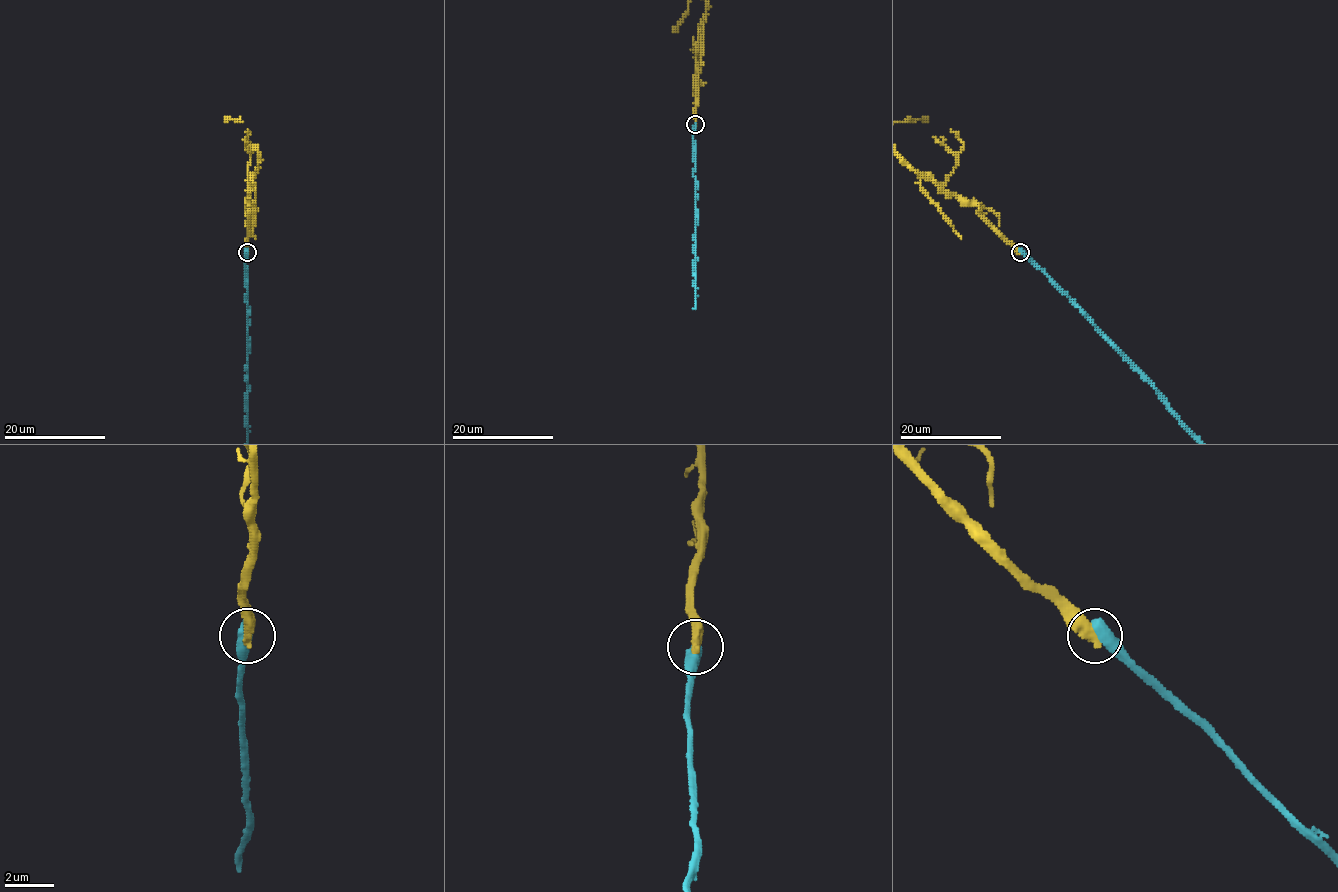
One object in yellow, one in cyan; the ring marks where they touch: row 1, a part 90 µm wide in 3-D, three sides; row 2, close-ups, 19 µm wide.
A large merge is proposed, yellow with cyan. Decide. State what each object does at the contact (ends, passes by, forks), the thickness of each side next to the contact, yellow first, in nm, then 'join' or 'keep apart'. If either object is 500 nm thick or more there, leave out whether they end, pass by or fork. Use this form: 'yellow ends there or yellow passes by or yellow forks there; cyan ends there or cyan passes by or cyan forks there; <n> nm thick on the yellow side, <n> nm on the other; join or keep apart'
440 nm thick on the yellow side, 550 nm on the other; keep apart

